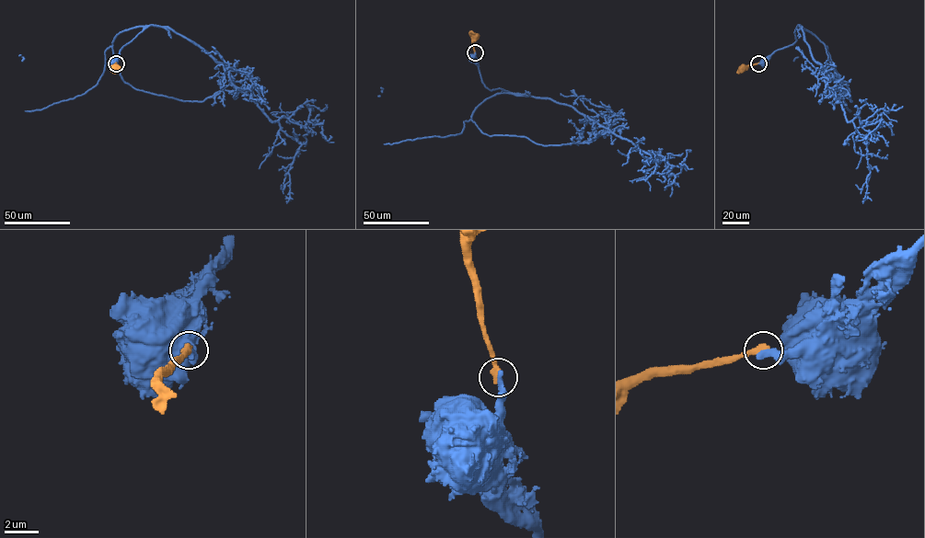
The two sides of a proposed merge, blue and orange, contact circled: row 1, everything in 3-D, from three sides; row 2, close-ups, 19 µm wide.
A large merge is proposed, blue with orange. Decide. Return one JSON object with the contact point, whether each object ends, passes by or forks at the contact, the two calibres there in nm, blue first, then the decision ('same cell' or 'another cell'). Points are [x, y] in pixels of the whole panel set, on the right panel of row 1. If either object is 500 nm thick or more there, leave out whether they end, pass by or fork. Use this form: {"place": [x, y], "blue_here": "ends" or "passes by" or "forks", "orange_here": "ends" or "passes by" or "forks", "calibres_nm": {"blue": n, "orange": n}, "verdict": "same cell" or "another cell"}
{"place": [758, 63], "blue_here": "ends", "orange_here": "ends", "calibres_nm": {"blue": 420, "orange": 440}, "verdict": "another cell"}

